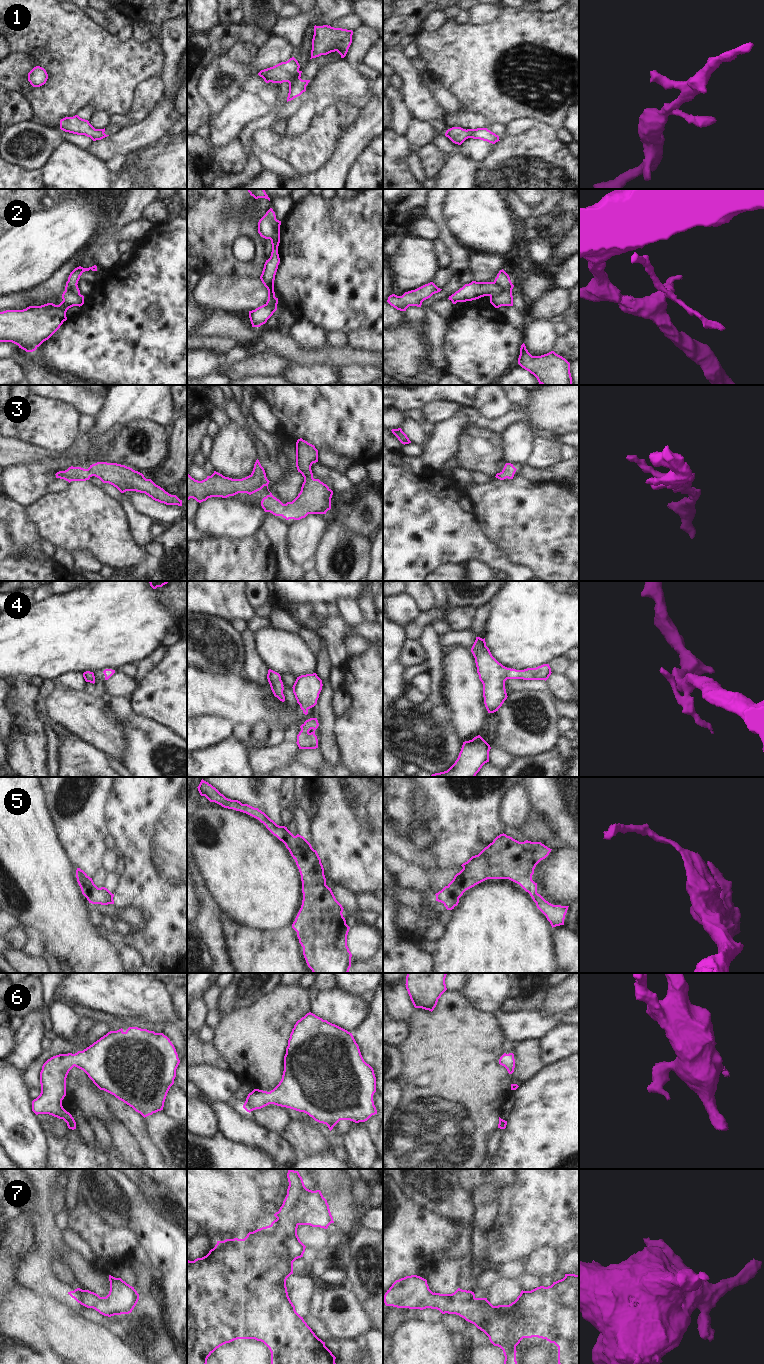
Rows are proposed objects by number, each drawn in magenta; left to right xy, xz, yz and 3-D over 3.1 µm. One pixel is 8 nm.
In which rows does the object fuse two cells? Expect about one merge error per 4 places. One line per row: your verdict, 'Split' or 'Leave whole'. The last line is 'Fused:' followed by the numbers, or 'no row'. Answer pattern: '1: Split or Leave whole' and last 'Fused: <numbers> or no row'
1: Leave whole
2: Split
3: Leave whole
4: Leave whole
5: Leave whole
6: Leave whole
7: Leave whole
Fused: 2

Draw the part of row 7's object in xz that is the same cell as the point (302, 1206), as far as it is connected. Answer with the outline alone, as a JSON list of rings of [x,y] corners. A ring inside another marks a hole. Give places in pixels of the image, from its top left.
[[[288,1170],[287,1178],[289,1186],[287,1195],[283,1201],[279,1211],[274,1214],[277,1218],[269,1226],[262,1227],[253,1232],[249,1232],[244,1239],[226,1239],[217,1241],[217,1244],[209,1253],[194,1261],[187,1260],[187,1364],[207,1364],[208,1357],[220,1346],[230,1343],[237,1339],[255,1339],[263,1342],[271,1352],[271,1364],[336,1364],[336,1357],[325,1346],[325,1342],[319,1339],[312,1329],[304,1321],[295,1310],[295,1306],[291,1302],[286,1280],[293,1274],[293,1262],[303,1257],[306,1246],[300,1241],[297,1235],[299,1225],[310,1225],[312,1227],[320,1227],[327,1229],[331,1223],[334,1223],[327,1200],[323,1197],[320,1190],[312,1191],[305,1187],[302,1177],[298,1171]]]

